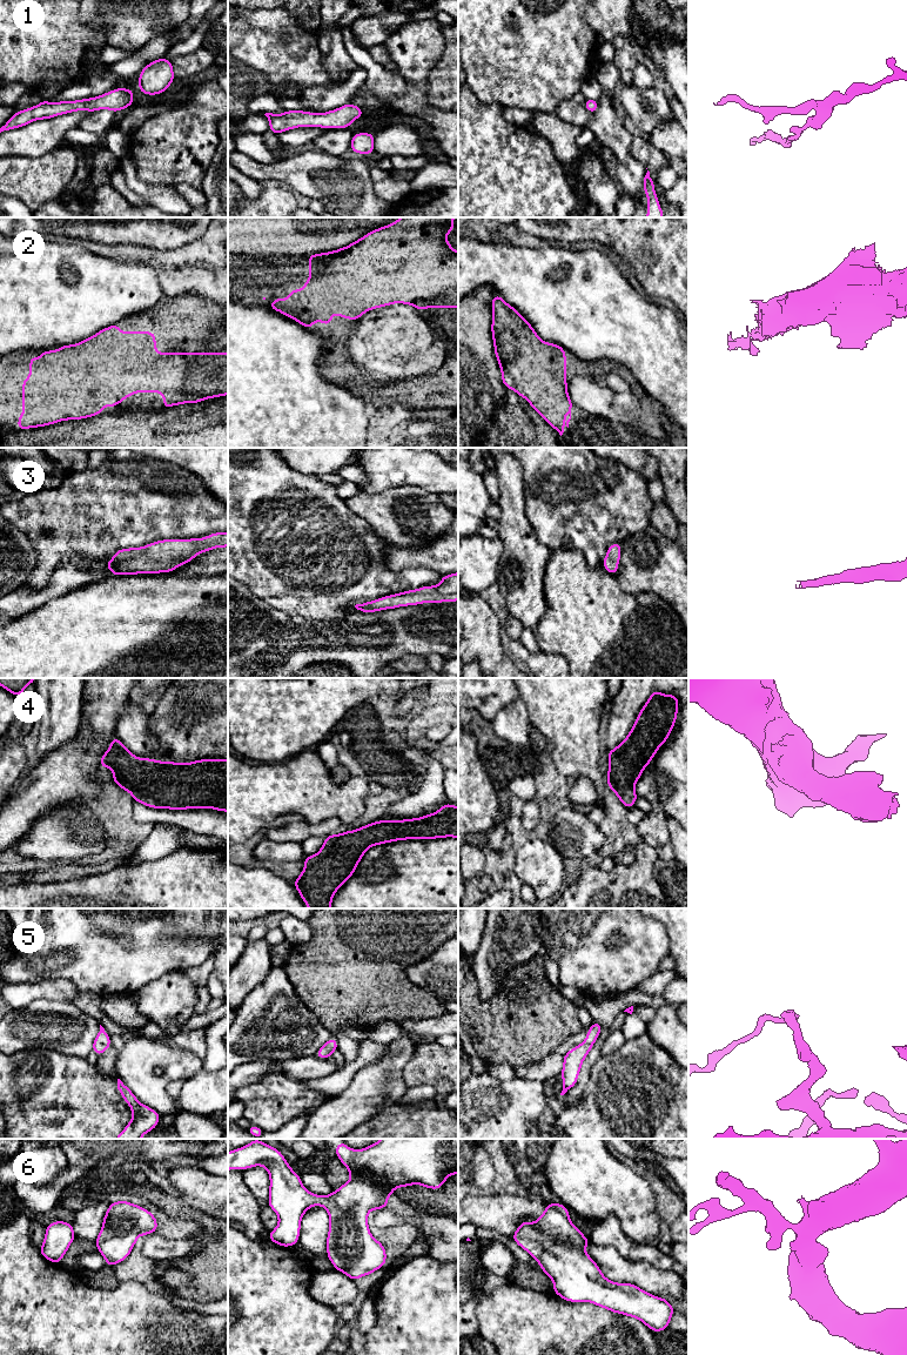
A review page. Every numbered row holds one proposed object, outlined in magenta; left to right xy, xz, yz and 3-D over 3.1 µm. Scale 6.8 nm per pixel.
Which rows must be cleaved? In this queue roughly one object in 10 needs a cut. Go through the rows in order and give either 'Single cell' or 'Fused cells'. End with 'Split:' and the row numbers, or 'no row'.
1: Single cell
2: Single cell
3: Single cell
4: Single cell
5: Single cell
6: Single cell
Split: no row

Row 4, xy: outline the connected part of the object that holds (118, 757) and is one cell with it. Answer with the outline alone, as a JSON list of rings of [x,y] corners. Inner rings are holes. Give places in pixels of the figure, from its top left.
[[[115,736],[100,767],[110,769],[113,783],[148,807],[228,812],[228,759],[175,763],[139,758]]]

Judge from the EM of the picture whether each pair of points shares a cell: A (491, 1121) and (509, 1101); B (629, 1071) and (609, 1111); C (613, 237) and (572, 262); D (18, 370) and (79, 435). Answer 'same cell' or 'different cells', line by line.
A: same cell
B: same cell
C: different cells
D: different cells

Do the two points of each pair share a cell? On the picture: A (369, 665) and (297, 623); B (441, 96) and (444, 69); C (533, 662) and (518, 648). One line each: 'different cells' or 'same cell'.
A: same cell
B: same cell
C: different cells

